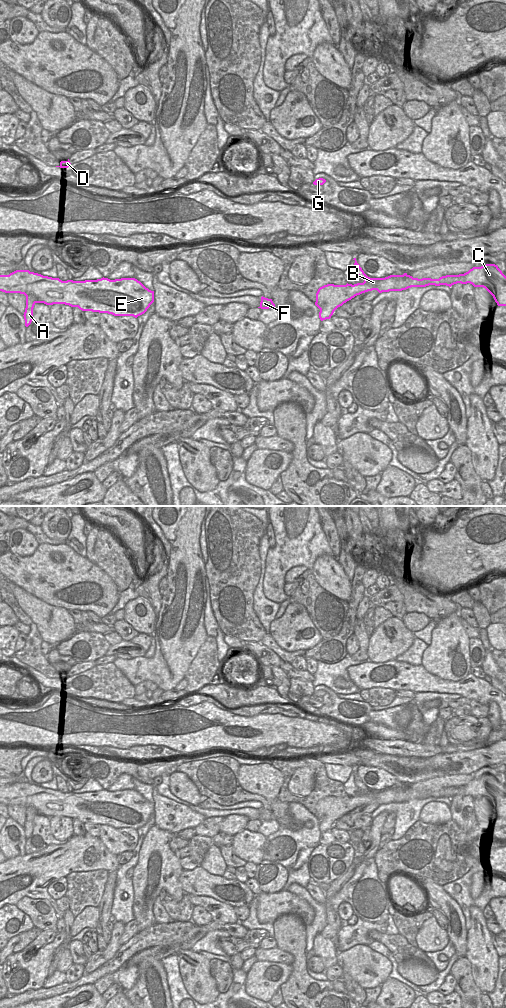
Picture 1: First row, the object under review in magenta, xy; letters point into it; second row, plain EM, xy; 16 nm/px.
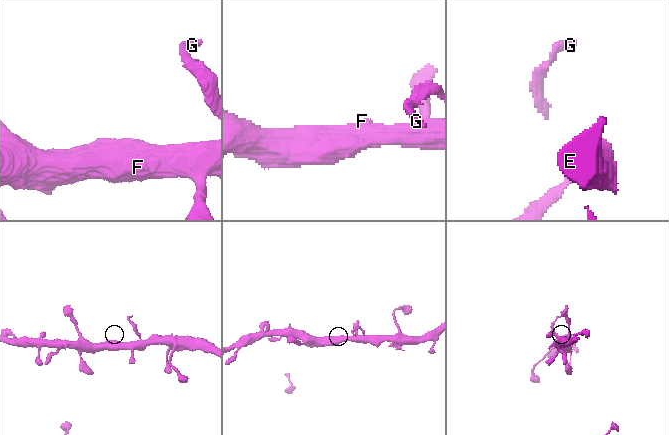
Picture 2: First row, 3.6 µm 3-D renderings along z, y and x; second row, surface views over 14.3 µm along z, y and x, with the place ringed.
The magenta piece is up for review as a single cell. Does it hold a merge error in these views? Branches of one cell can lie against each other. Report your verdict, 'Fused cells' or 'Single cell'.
Single cell

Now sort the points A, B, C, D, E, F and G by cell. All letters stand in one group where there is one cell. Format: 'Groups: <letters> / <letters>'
Groups: A B C D E F G

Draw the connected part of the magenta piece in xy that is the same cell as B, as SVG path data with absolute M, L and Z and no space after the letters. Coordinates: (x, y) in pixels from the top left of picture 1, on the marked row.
M356 258L353 259L355 273L364 280L363 283L334 285L327 284L320 287L316 293L315 305L320 309L321 321L330 319L334 311L347 301L362 293L377 290L379 293L389 291L402 291L411 287L426 287L429 285L446 285L470 283L474 287L485 288L494 298L498 306L506 306L506 276L495 264L486 264L481 267L473 267L468 272L459 275L446 275L439 279L413 278L403 275L390 275L385 278L368 277Z

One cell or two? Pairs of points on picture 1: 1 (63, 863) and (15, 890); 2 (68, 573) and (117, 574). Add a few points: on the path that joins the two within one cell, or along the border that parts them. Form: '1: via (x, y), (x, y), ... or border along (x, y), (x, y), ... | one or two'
1: via (51, 864), (27, 887) | one
2: border along (96, 565), (110, 577), (119, 592) | two

